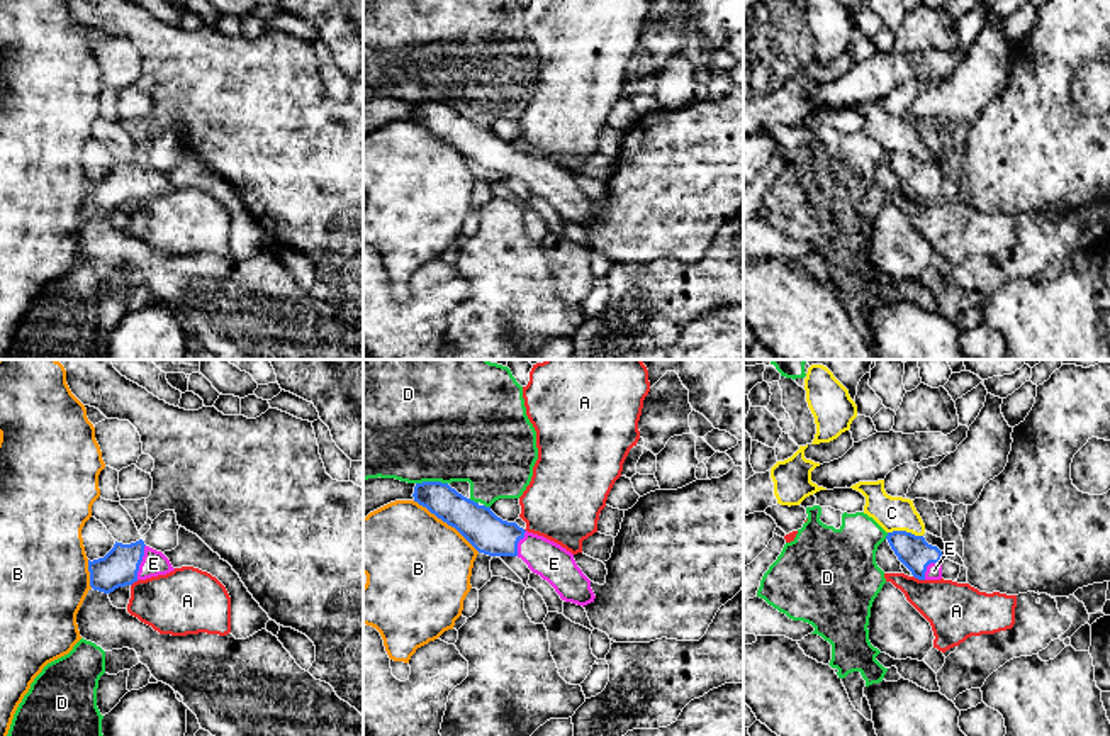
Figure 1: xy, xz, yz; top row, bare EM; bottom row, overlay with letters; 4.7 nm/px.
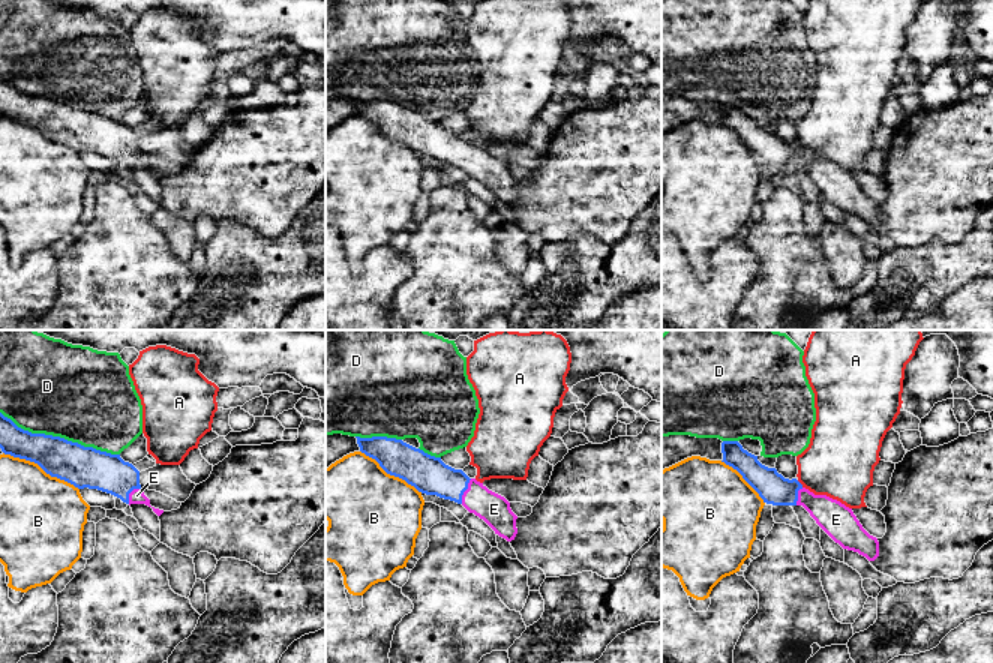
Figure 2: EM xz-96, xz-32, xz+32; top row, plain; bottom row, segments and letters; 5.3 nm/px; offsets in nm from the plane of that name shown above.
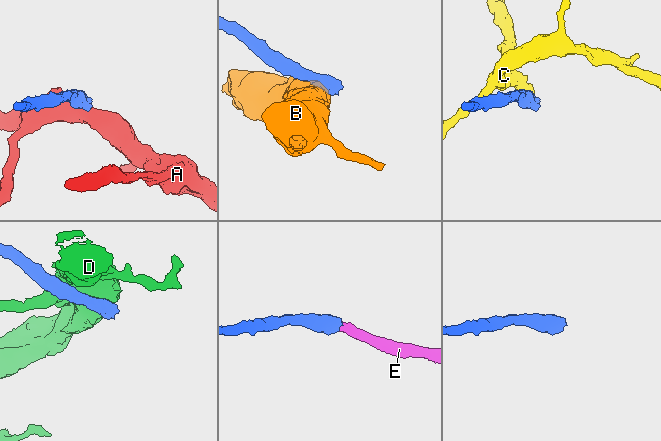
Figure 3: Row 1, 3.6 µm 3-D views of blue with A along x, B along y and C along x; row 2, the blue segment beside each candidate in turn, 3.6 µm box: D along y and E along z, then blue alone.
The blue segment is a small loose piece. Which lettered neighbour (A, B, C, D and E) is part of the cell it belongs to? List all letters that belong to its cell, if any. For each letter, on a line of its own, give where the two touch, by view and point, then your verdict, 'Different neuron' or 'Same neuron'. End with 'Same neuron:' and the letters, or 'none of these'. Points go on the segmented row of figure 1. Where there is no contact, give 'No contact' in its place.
A: Touches blue at yz (919, 579). Different neuron
B: Touches blue at xz (447, 523). Different neuron
C: Touches blue at yz (905, 531). Different neuron
D: Touches blue at xz (431, 482). Different neuron
E: Touches blue at xy (141, 560). Same neuron
Same neuron: E

